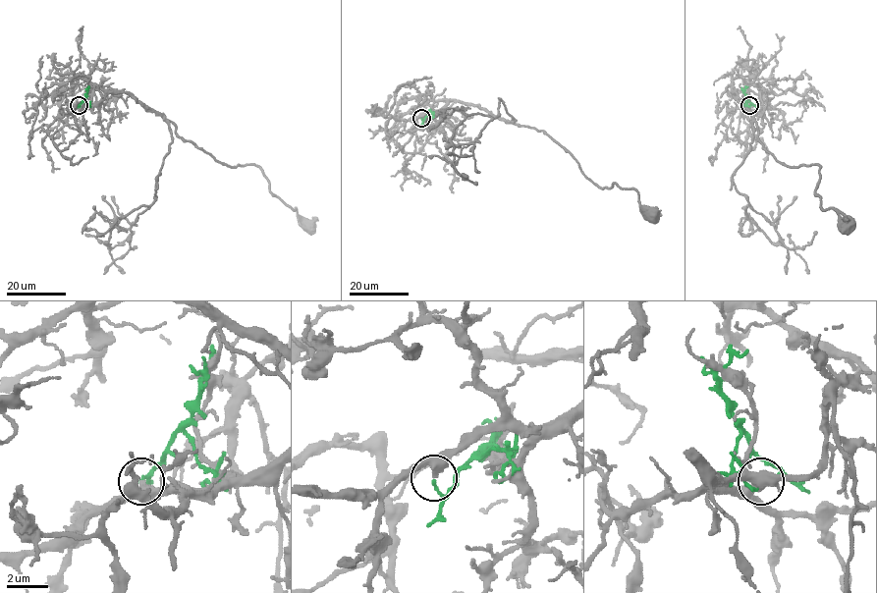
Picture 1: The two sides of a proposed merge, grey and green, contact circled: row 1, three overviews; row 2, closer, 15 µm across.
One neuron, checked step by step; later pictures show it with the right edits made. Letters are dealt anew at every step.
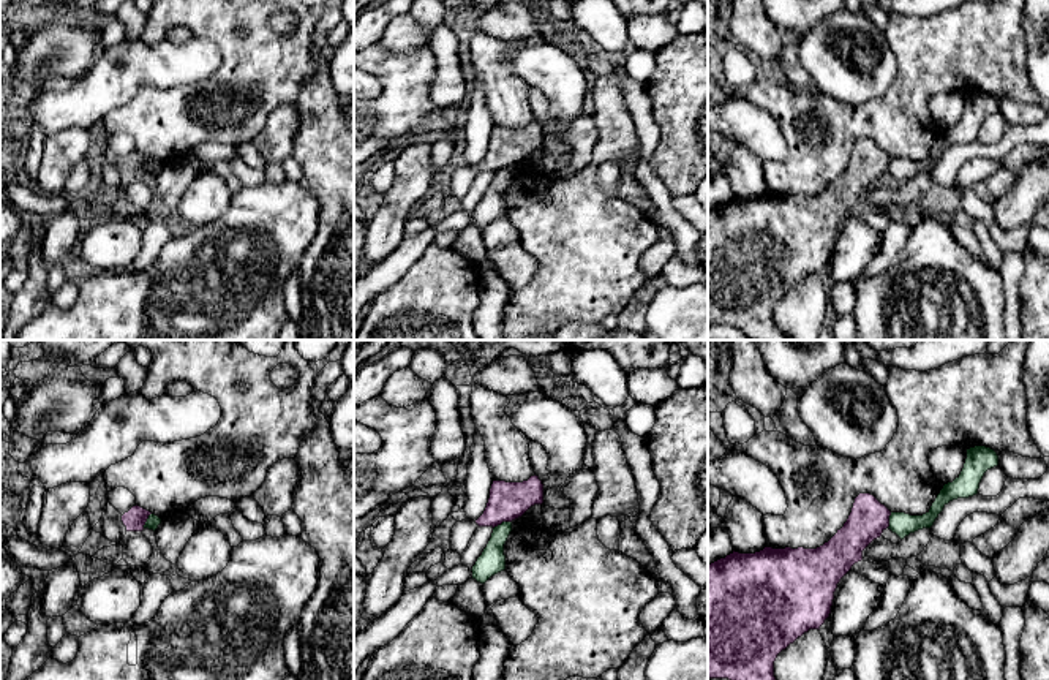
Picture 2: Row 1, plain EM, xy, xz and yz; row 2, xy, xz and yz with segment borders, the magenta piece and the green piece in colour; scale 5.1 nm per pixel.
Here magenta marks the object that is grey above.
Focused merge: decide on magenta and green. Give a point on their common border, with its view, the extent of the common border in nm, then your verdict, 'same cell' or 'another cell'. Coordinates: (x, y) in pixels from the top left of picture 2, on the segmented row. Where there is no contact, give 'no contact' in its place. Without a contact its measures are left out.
meets magenta in xz at (501, 522); contact 100 nm long; another cell

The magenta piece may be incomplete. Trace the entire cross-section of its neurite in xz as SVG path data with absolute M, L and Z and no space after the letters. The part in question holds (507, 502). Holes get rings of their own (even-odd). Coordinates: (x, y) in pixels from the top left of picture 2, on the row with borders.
M539 476L523 482L493 481L479 527L498 527L521 517L531 506L543 503L543 484Z

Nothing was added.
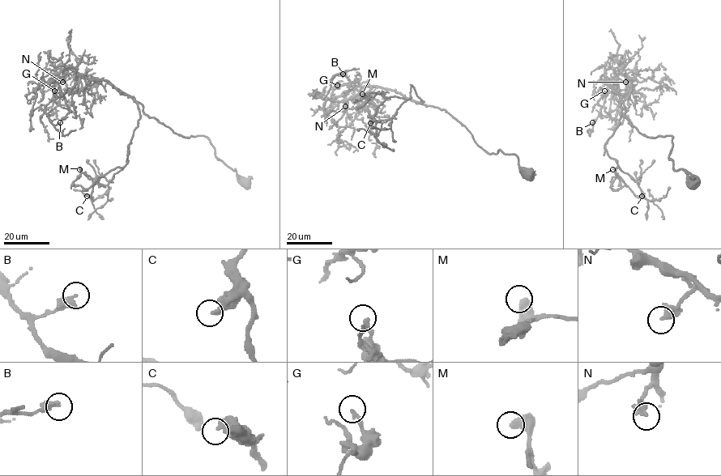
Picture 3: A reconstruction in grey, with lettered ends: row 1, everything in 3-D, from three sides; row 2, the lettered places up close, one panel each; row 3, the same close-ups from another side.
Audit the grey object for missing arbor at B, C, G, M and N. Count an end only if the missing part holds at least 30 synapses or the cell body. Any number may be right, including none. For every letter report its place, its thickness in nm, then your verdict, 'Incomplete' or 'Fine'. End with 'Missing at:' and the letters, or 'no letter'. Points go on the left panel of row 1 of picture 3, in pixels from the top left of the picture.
B: Place: (60, 122). Thickness 320 nm. Fine
C: Place: (87, 196). Thickness 420 nm. Fine
G: Place: (54, 91). Thickness 240 nm. Fine
M: Place: (79, 169). Thickness 480 nm. Fine
N: Place: (62, 82). Thickness 320 nm. Fine
Missing at: no letter

